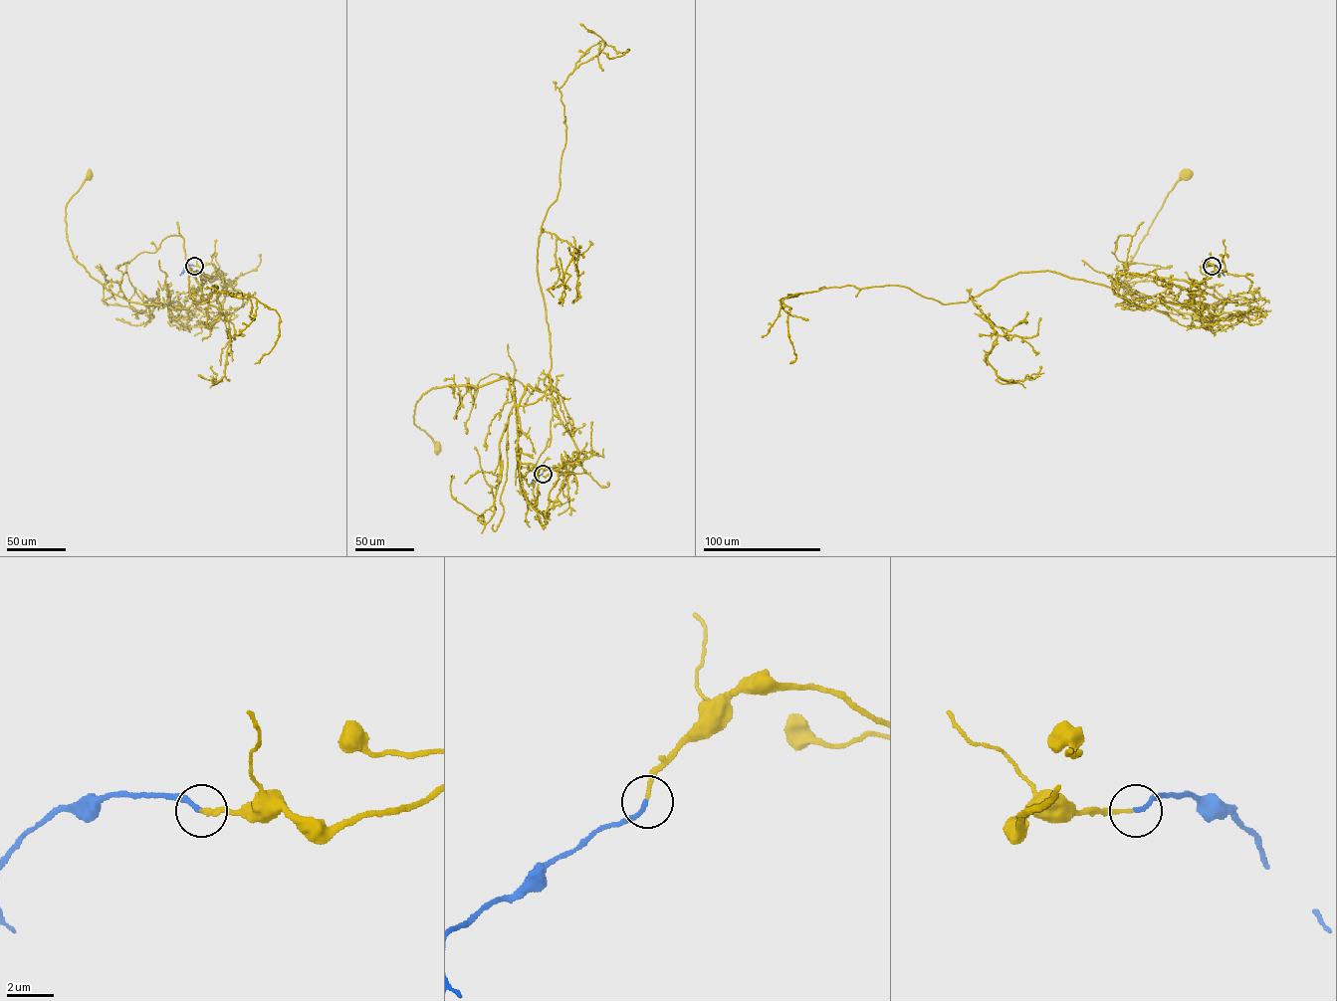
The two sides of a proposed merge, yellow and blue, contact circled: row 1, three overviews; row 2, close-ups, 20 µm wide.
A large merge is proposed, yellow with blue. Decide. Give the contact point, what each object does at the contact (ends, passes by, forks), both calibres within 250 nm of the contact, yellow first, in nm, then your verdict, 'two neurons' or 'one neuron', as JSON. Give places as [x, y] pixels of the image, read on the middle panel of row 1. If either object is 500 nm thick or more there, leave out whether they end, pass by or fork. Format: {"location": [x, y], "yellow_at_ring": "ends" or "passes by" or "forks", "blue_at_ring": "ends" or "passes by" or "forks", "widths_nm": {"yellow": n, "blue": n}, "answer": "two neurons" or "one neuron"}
{"location": [543, 474], "yellow_at_ring": "ends", "blue_at_ring": "ends", "widths_nm": {"yellow": 160, "blue": 190}, "answer": "one neuron"}

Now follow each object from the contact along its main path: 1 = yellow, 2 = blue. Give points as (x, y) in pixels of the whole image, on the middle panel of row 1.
1: (543, 474), (567, 477), (579, 453), (549, 378), (523, 406), (506, 378), (432, 388), (414, 423), (438, 447)
2: (543, 474), (529, 487)

